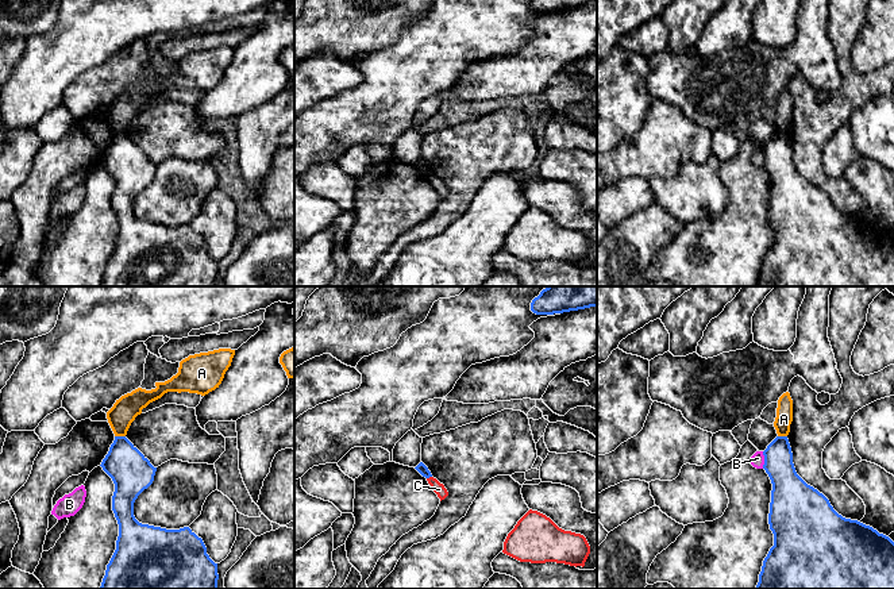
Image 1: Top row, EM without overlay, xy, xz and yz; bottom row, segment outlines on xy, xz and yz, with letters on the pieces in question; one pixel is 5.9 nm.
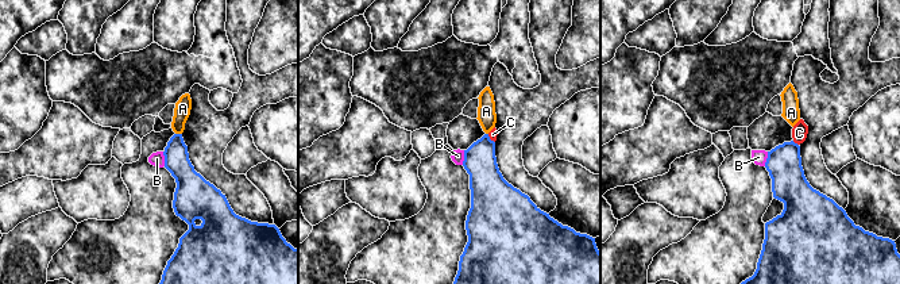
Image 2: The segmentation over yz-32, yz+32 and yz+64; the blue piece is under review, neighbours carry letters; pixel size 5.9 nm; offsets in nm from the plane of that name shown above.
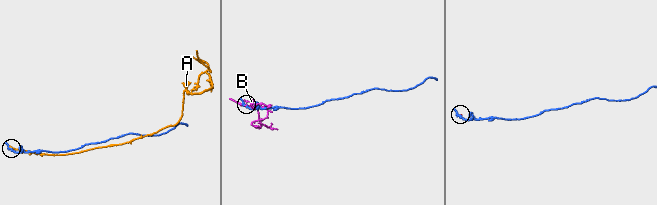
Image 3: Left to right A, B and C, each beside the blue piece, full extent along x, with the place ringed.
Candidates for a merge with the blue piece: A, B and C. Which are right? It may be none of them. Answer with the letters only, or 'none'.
none

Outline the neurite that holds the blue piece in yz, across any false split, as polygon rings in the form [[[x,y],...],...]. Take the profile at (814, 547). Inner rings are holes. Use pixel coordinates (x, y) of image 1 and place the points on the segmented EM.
[[[777,436],[763,455],[763,469],[772,484],[768,524],[774,546],[763,561],[756,589],[894,589],[894,542],[870,526],[843,517],[808,485],[795,471],[787,436]]]

